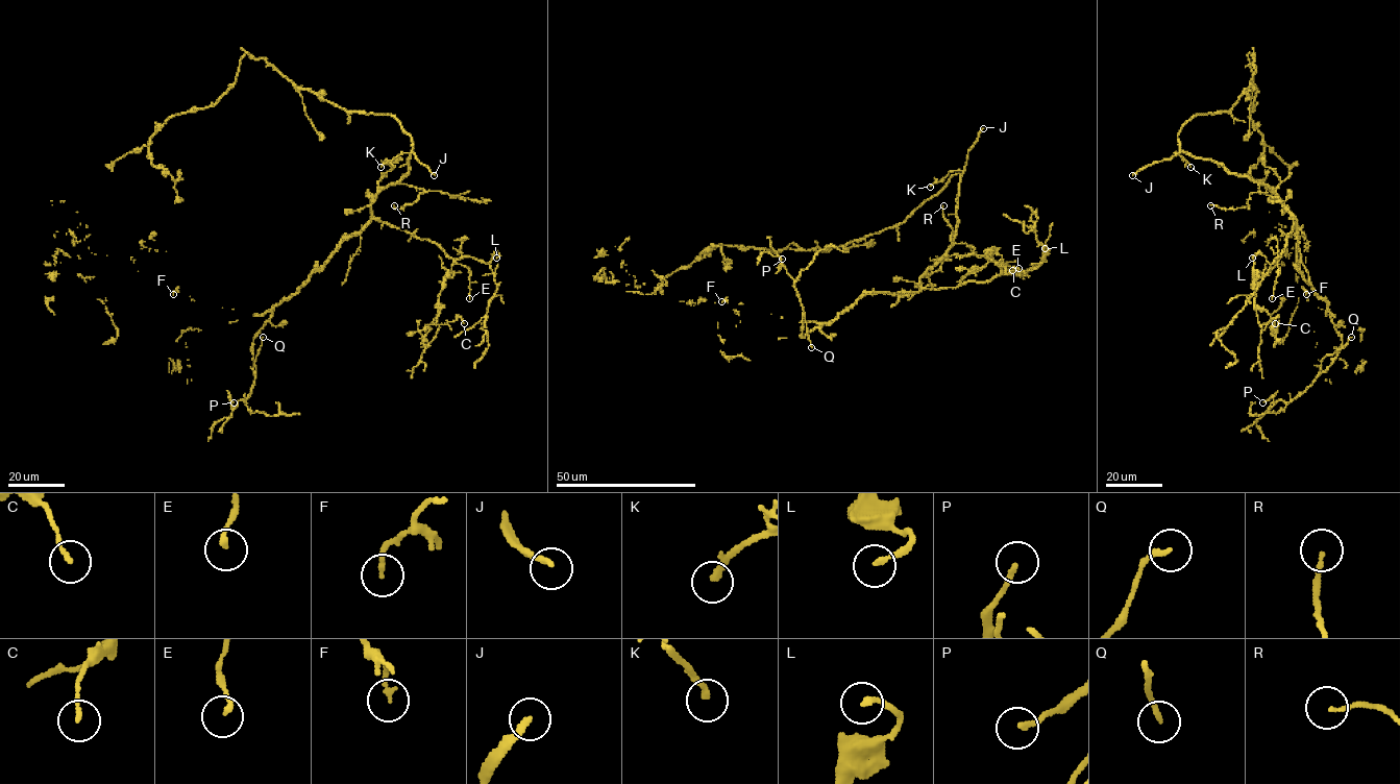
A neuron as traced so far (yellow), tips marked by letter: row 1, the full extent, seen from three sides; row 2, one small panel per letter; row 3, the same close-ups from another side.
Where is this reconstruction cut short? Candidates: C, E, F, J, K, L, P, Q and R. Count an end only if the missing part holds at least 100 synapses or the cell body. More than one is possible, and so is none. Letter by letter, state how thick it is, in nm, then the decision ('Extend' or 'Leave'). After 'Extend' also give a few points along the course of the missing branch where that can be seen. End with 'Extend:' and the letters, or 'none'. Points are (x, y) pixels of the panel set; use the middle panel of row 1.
C: Thickness 160 nm. Leave
E: Thickness 170 nm. Leave
F: Thickness 160 nm. Leave
J: Thickness 190 nm. Extend
K: Thickness 240 nm. Leave
L: Thickness 200 nm. Leave
P: Thickness 180 nm. Leave
Q: Thickness 180 nm. Leave
R: Thickness 140 nm. Leave
Extend: J

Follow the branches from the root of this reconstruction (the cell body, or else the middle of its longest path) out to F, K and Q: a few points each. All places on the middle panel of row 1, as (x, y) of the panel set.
F: (889, 227), (961, 175), (954, 244), (920, 277), (917, 292), (864, 293), (828, 322), (721, 301)
K: (889, 227), (902, 223), (935, 195), (952, 176), (961, 175), (962, 172), (951, 171), (930, 187)
Q: (889, 227), (961, 175), (954, 244), (920, 277), (920, 289), (864, 293), (803, 338), (803, 316), (811, 347)

